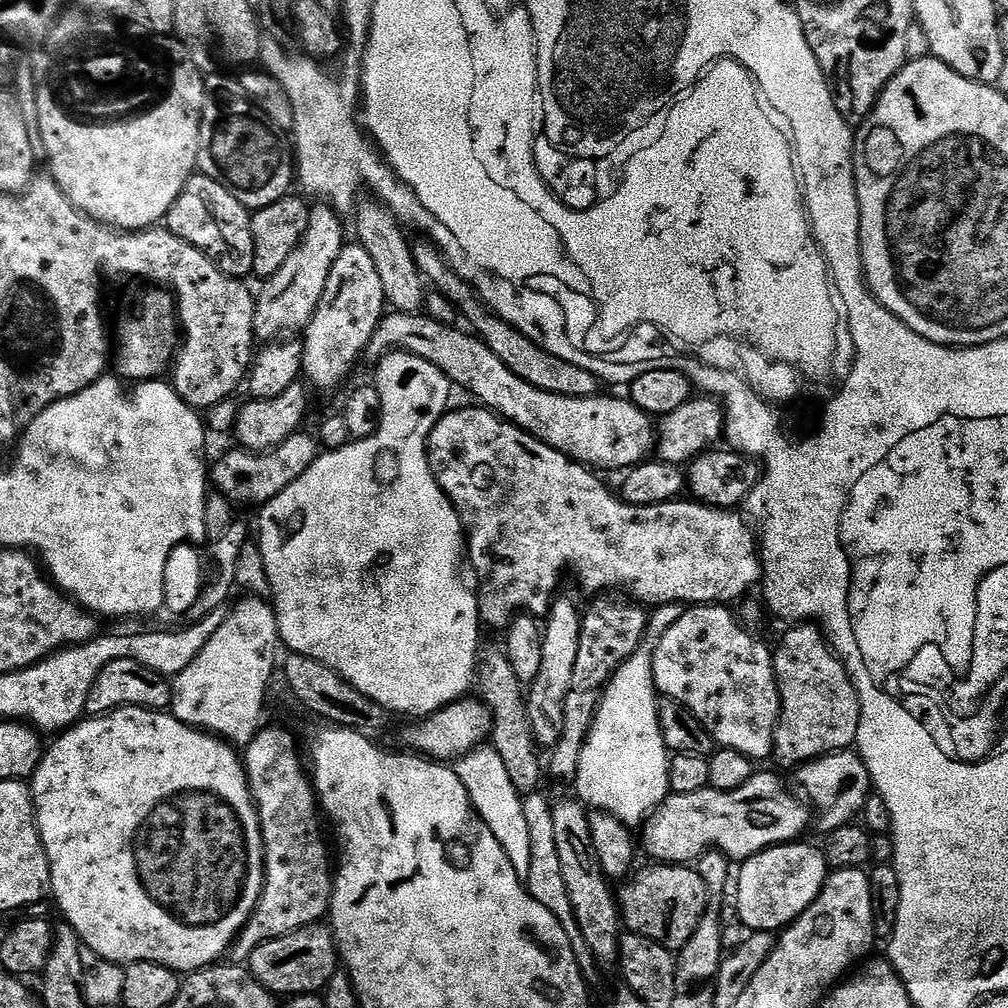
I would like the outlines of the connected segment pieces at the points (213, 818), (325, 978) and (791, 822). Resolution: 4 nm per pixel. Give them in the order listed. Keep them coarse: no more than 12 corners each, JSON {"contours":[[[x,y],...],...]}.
{"contours":[[[151,708],[30,777],[85,948],[215,965],[264,893],[241,753]],[[331,927],[258,946],[250,971],[284,998],[319,993],[338,971]],[[774,773],[669,794],[643,851],[688,866],[799,841],[814,816]]]}

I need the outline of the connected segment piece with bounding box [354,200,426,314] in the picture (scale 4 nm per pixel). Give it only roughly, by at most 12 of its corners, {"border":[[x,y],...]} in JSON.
{"border":[[363,201],[357,243],[377,267],[387,305],[419,313],[426,284],[389,208]]}

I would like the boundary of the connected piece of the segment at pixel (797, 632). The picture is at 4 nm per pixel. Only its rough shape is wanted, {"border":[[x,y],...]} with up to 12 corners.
{"border":[[823,631],[775,645],[774,756],[799,766],[855,745],[860,699]]}

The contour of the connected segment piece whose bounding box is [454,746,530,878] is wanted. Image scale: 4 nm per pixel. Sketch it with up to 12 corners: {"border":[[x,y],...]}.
{"border":[[491,746],[454,764],[481,820],[522,878],[530,826],[522,793]]}

